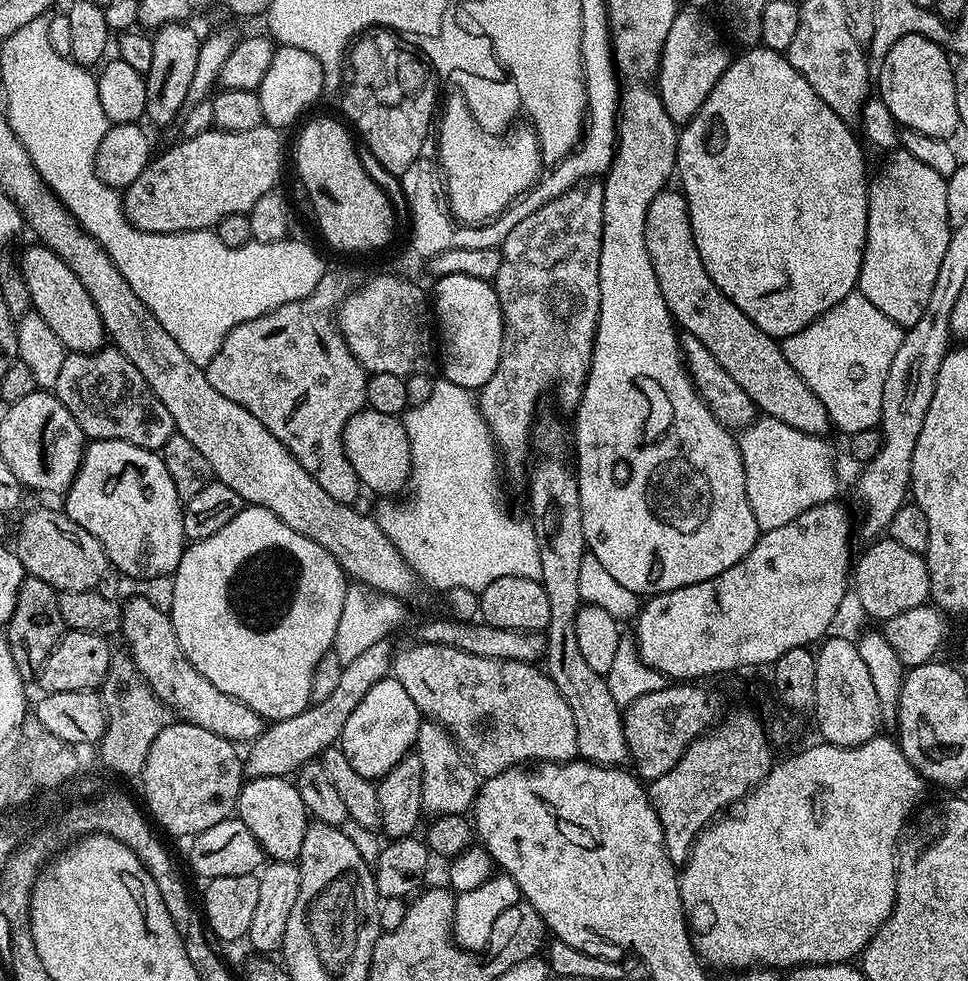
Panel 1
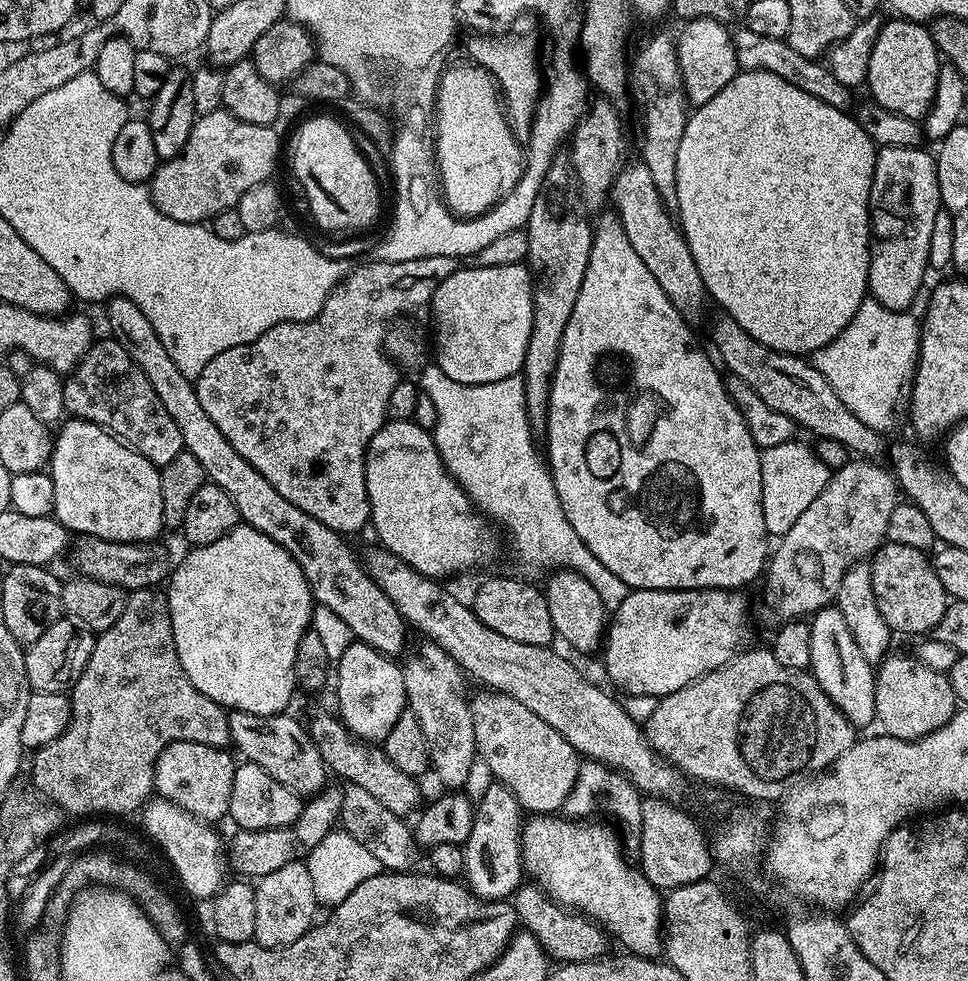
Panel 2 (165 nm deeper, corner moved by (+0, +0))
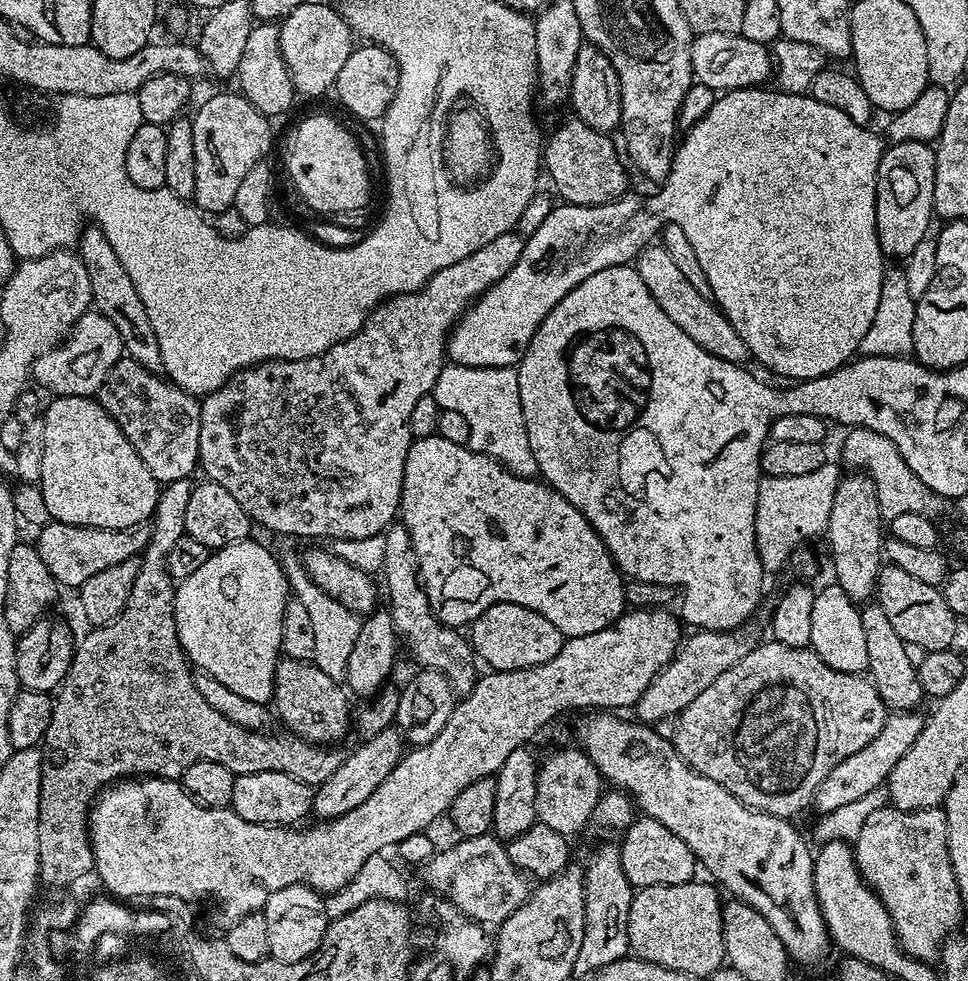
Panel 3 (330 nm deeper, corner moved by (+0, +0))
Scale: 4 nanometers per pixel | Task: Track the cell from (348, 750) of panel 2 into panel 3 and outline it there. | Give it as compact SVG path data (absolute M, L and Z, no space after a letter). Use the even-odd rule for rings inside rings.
M281 659L276 665L276 687L274 689L275 715L285 724L287 731L294 736L301 736L310 744L317 746L336 746L336 743L348 732L348 727L353 727L354 712L348 709L349 693L341 681L330 678L321 668L317 668L315 663L303 662L300 660Z

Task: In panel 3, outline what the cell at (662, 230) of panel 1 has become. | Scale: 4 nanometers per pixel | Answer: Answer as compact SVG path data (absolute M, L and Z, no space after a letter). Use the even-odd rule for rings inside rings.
M569 118L561 128L556 129L552 137L547 137L542 148L542 164L546 176L552 179L556 187L555 195L561 201L578 206L596 207L598 204L609 204L619 200L628 188L628 172L611 144L609 137L603 132L596 132L586 122Z

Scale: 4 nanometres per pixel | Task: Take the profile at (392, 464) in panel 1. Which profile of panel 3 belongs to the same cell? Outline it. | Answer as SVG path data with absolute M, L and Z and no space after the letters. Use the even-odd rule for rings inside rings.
M439 434L412 441L410 450L406 454L406 466L400 487L398 520L410 534L416 561L420 564L420 579L424 581L424 589L428 595L428 601L432 604L432 612L439 618L441 624L447 624L452 629L463 629L463 624L464 627L471 626L483 612L490 610L490 606L495 604L517 604L542 614L546 622L554 622L554 626L558 626L558 630L564 637L571 638L596 635L604 628L615 624L616 619L624 615L626 611L625 577L613 562L612 555L608 553L608 547L602 542L602 538L564 495L539 479L515 476L500 461L484 456L480 452L474 452L471 447L450 442Z

